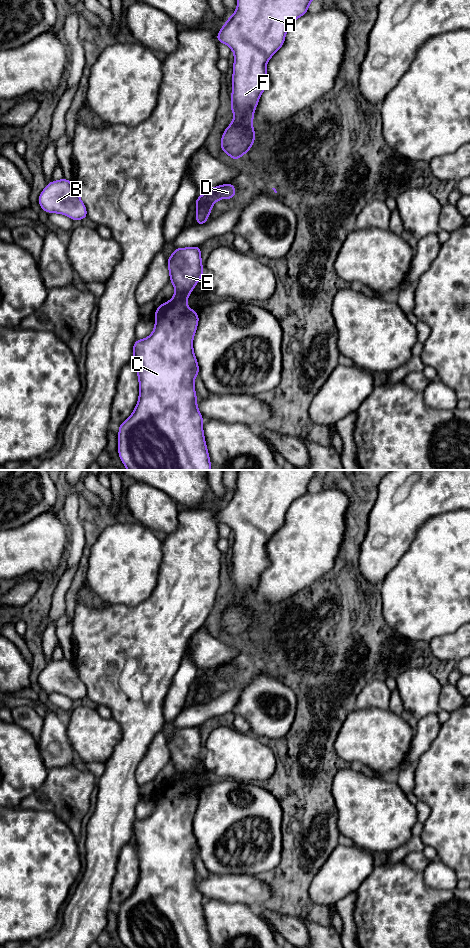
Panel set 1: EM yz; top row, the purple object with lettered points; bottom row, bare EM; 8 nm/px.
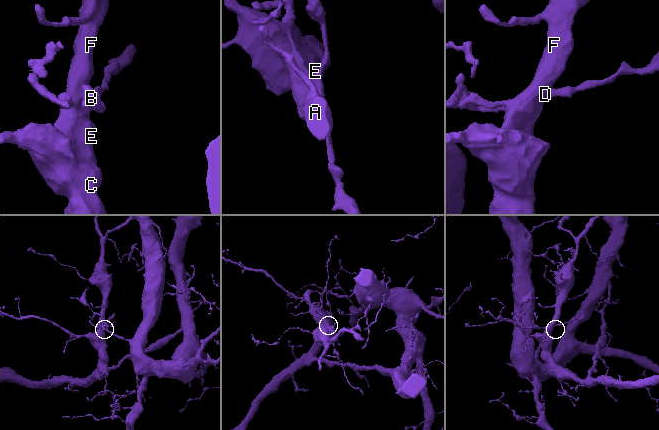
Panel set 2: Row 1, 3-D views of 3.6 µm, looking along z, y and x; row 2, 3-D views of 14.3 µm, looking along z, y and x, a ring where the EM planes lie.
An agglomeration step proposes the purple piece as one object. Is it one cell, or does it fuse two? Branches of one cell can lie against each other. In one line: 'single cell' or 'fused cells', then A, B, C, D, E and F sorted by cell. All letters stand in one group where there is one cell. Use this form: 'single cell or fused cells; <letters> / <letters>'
fused cells; A C E F / B D

